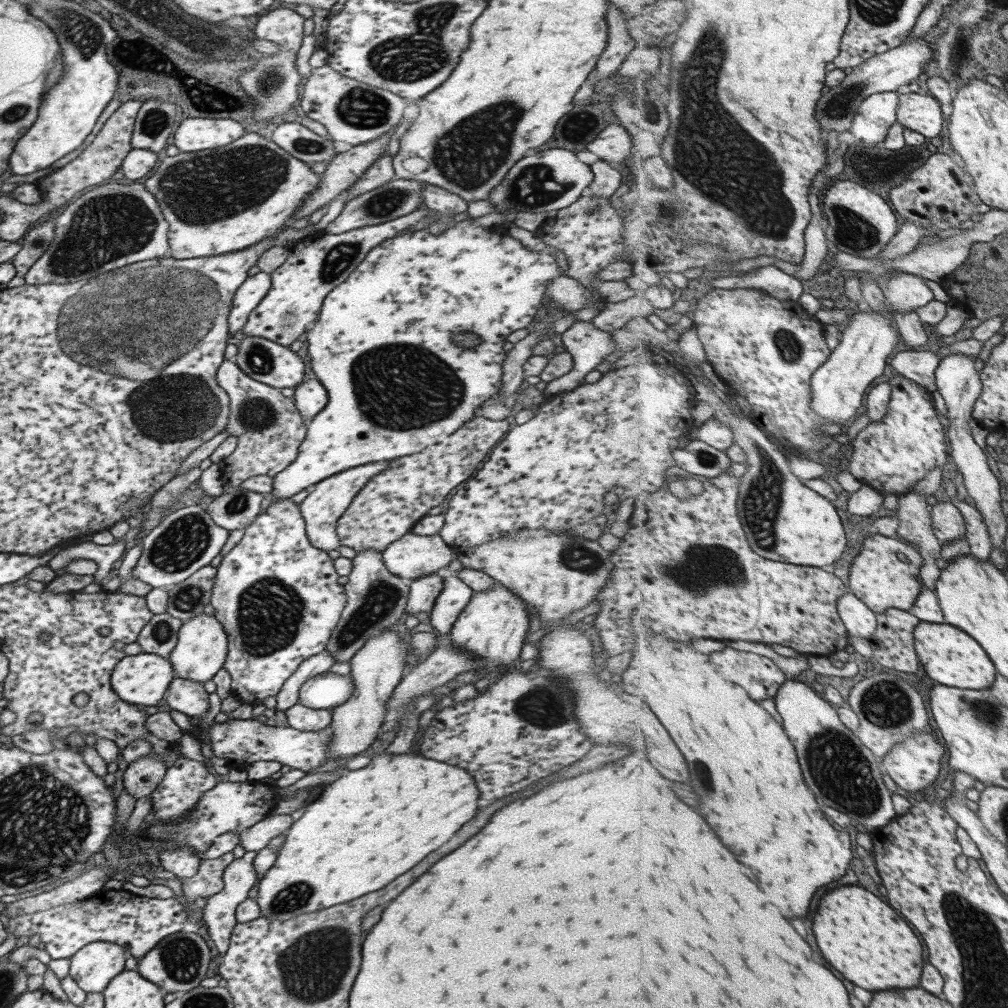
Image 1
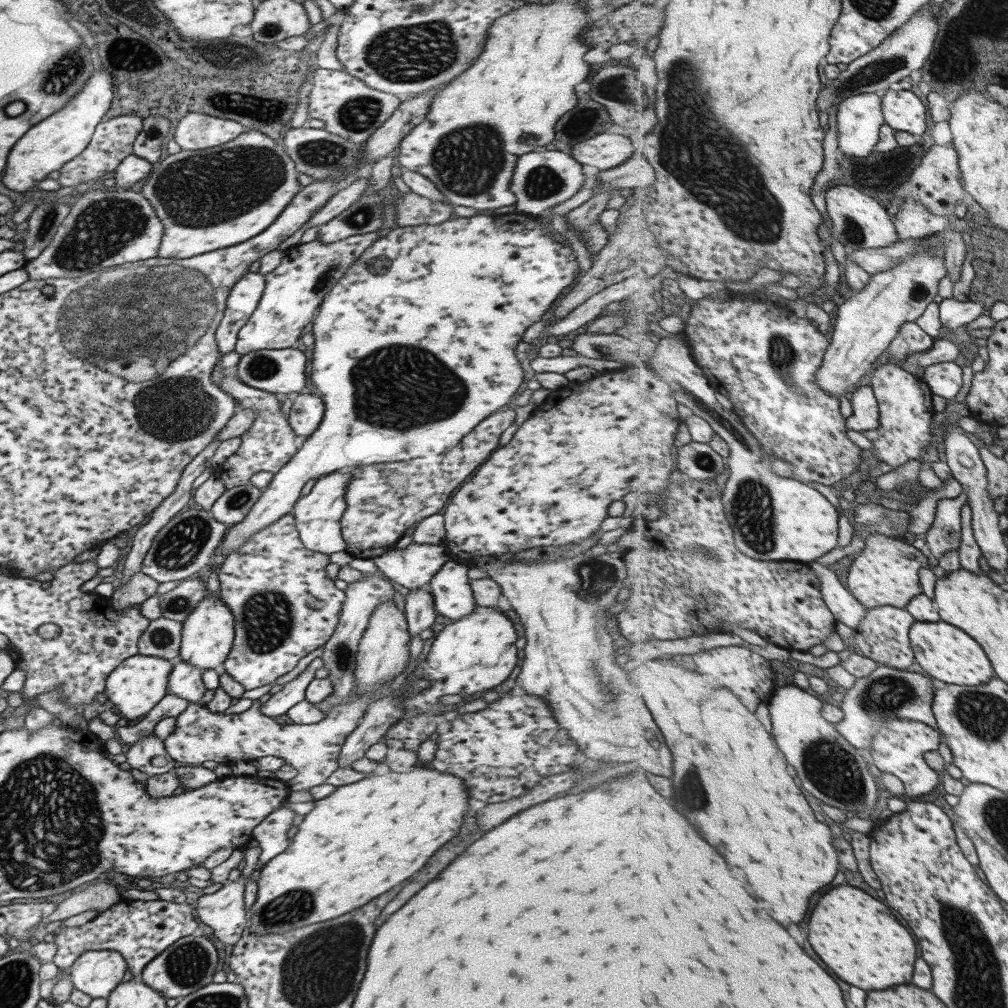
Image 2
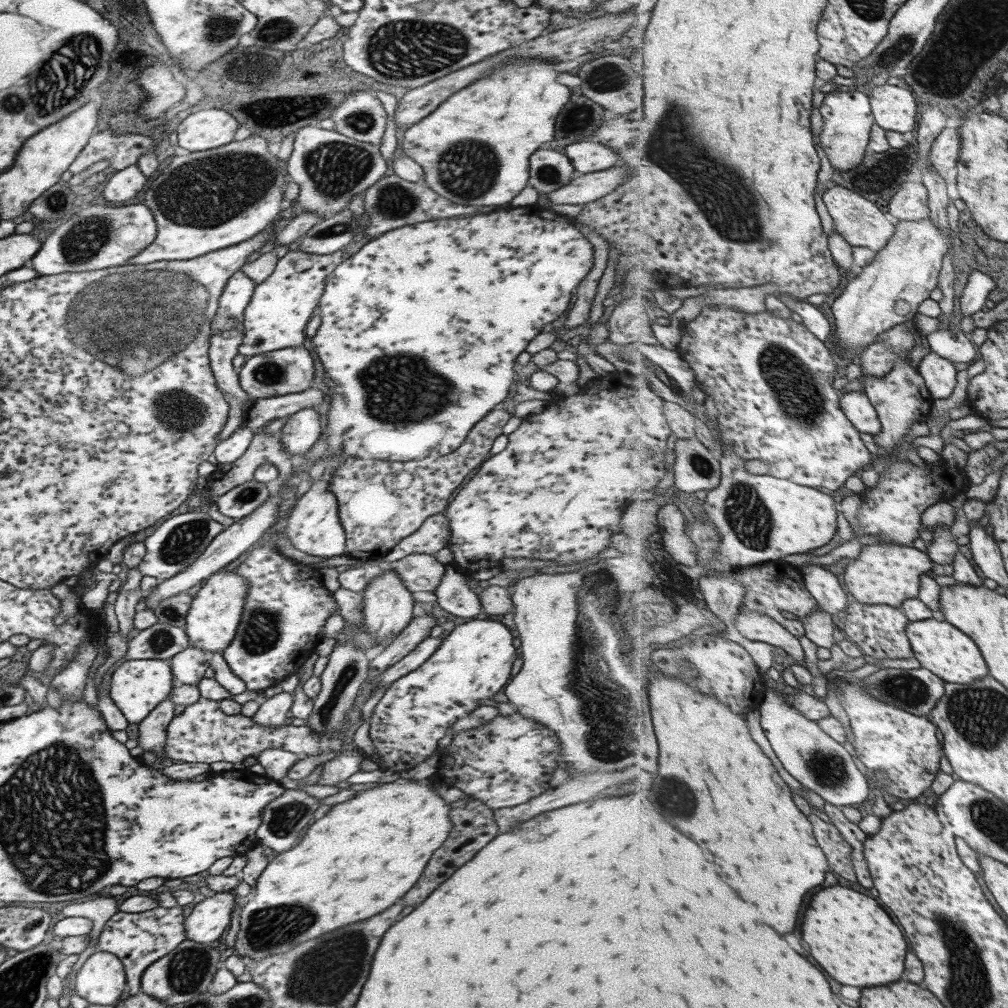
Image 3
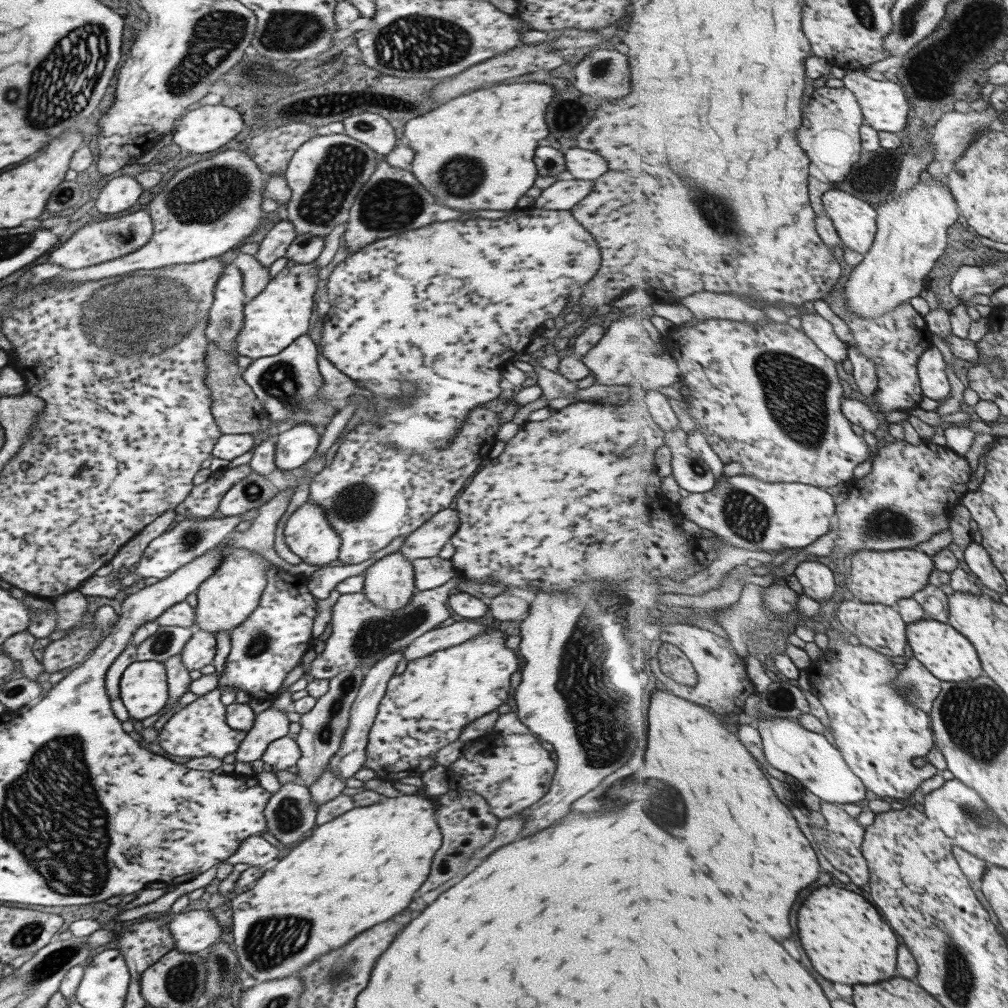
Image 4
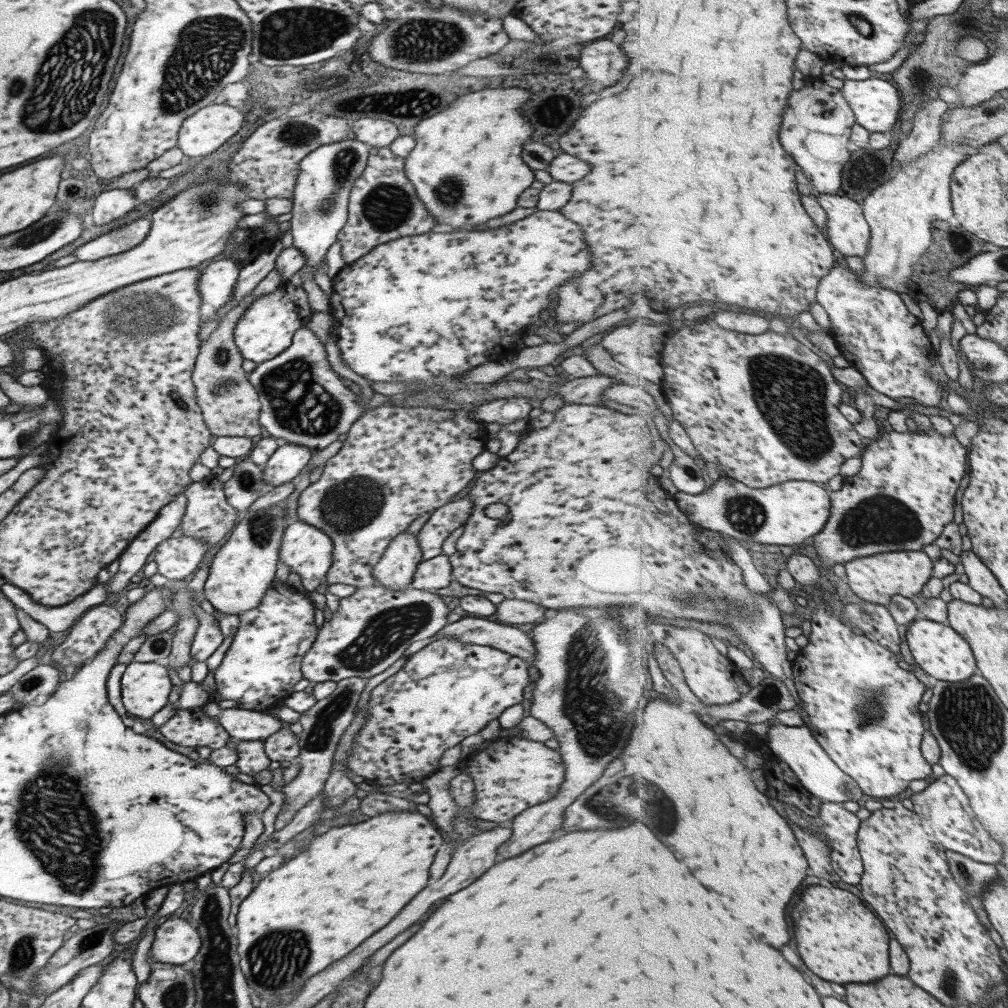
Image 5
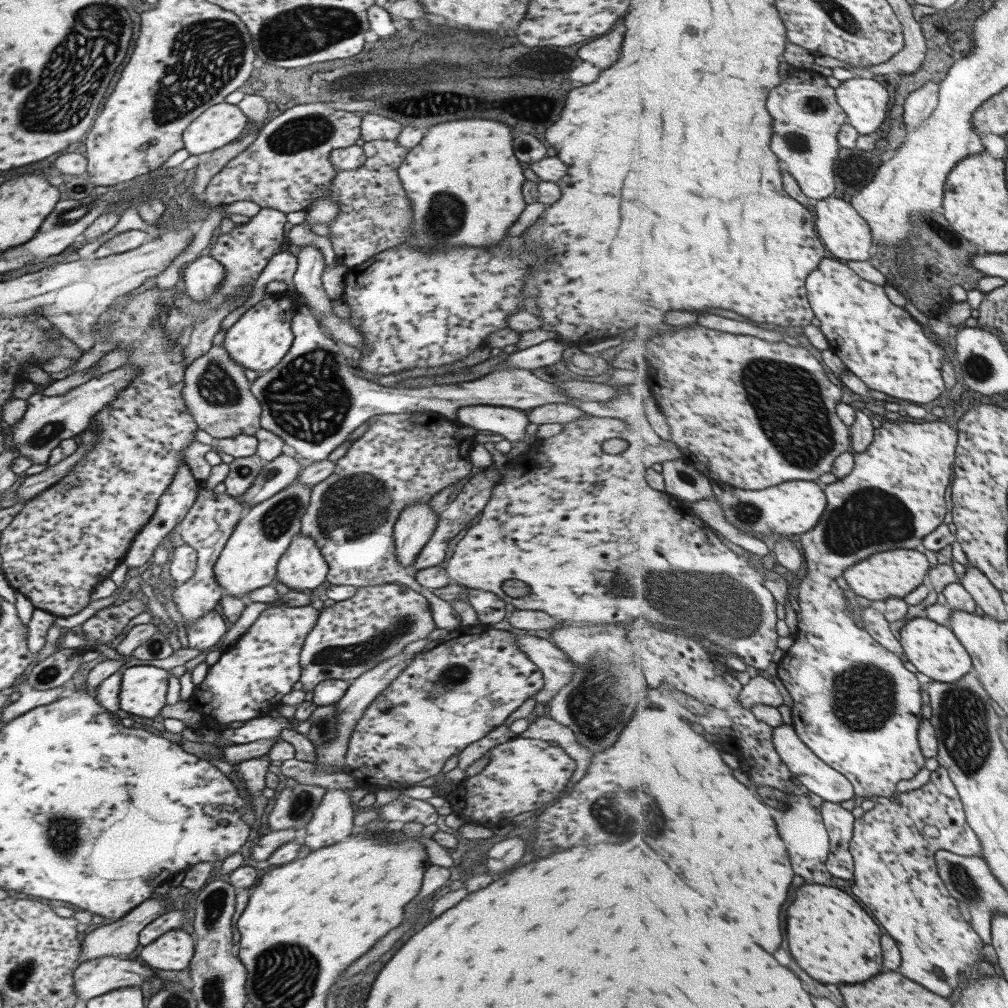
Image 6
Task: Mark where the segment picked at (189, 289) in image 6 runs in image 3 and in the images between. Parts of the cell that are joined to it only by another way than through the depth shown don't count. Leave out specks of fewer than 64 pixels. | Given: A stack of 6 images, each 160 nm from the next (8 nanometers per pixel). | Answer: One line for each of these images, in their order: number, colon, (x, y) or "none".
3: (226, 326)
4: (225, 319)
5: (215, 284)

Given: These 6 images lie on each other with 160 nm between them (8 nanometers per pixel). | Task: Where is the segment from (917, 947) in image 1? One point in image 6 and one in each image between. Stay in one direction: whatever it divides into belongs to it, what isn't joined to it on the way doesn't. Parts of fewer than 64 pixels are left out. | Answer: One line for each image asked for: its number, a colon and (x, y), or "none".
2: (860, 938)
3: (855, 940)
4: (849, 942)
5: (840, 939)
6: (833, 938)

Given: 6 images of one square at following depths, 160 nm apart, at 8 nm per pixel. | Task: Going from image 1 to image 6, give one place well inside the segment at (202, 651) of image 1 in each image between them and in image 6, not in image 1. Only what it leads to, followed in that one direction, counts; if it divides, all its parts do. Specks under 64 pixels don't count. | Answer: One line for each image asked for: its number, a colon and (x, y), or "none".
2: (206, 635)
3: (213, 616)
4: (225, 599)
5: (240, 572)
6: (248, 559)

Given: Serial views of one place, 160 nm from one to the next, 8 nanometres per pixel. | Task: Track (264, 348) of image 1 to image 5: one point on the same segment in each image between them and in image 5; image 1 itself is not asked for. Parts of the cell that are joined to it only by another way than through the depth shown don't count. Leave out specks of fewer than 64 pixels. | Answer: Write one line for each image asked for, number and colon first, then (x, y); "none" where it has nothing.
2: (279, 371)
3: (288, 370)
4: (287, 384)
5: (301, 400)

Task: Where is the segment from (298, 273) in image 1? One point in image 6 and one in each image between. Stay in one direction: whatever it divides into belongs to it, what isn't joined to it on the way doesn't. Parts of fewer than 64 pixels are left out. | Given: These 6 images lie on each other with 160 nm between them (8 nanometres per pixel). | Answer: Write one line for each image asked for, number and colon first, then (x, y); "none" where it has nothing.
2: (292, 292)
3: (275, 317)
4: (272, 319)
5: (265, 329)
6: (260, 337)

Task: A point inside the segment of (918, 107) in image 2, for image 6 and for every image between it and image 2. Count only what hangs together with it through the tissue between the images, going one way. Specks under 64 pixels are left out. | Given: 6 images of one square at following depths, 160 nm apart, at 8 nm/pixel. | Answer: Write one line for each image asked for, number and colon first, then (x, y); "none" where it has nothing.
3: (895, 108)
4: (886, 106)
5: (876, 102)
6: (866, 102)

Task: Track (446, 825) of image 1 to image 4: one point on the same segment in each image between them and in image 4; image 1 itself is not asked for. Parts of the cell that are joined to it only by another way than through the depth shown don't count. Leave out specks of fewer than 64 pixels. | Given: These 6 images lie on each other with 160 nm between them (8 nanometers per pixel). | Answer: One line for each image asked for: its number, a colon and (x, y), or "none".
2: (354, 844)
3: (364, 853)
4: (361, 867)

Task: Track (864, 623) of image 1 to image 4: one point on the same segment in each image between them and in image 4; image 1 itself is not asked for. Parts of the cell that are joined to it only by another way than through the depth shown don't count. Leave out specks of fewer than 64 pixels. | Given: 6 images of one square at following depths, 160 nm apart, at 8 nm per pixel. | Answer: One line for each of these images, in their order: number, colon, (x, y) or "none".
2: (847, 609)
3: (824, 585)
4: (818, 581)

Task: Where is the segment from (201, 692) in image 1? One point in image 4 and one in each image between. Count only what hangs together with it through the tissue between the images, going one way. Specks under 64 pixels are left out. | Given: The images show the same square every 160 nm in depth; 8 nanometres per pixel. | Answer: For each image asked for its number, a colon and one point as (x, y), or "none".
2: (184, 681)
3: (187, 667)
4: (199, 650)

